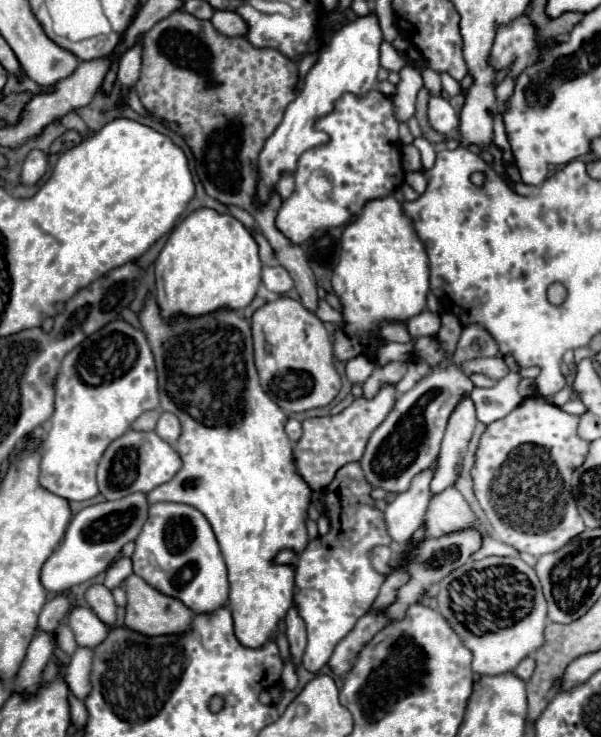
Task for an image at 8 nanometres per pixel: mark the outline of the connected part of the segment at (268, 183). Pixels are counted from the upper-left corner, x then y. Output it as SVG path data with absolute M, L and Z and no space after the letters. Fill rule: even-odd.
M374 13L368 17L358 17L356 21L346 23L338 31L334 31L332 39L320 51L318 63L306 75L304 89L288 105L282 123L268 137L268 141L264 143L264 149L258 155L258 185L256 185L256 193L252 199L256 207L268 203L270 195L276 191L274 187L278 185L284 173L296 171L298 159L304 151L316 149L328 143L328 135L324 131L318 131L314 125L320 117L326 117L328 113L332 113L336 101L344 93L364 97L372 89L376 89L376 73L380 69L380 63L378 63L380 43L382 43L382 33L380 33L378 19Z

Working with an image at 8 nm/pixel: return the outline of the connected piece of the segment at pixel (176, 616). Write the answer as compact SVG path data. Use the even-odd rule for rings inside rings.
M130 575L124 581L124 591L128 597L128 605L126 605L126 627L128 629L132 629L136 633L144 633L146 637L188 633L194 613L190 609L186 609L178 599L172 599L172 597L158 593L156 589L146 585L138 575Z

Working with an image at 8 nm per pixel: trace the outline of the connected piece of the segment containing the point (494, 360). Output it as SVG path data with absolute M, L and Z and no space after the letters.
M498 355L498 357L484 357L484 359L472 359L468 363L462 365L462 371L464 373L482 373L494 381L502 379L506 373L508 373L508 367L504 363L504 359Z

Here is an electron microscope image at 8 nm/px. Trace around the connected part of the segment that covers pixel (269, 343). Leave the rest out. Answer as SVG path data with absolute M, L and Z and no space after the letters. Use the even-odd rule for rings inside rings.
M278 297L262 305L252 315L254 361L260 375L260 385L280 409L300 413L316 407L326 407L340 391L342 381L334 367L334 351L324 323L302 307L300 301Z

